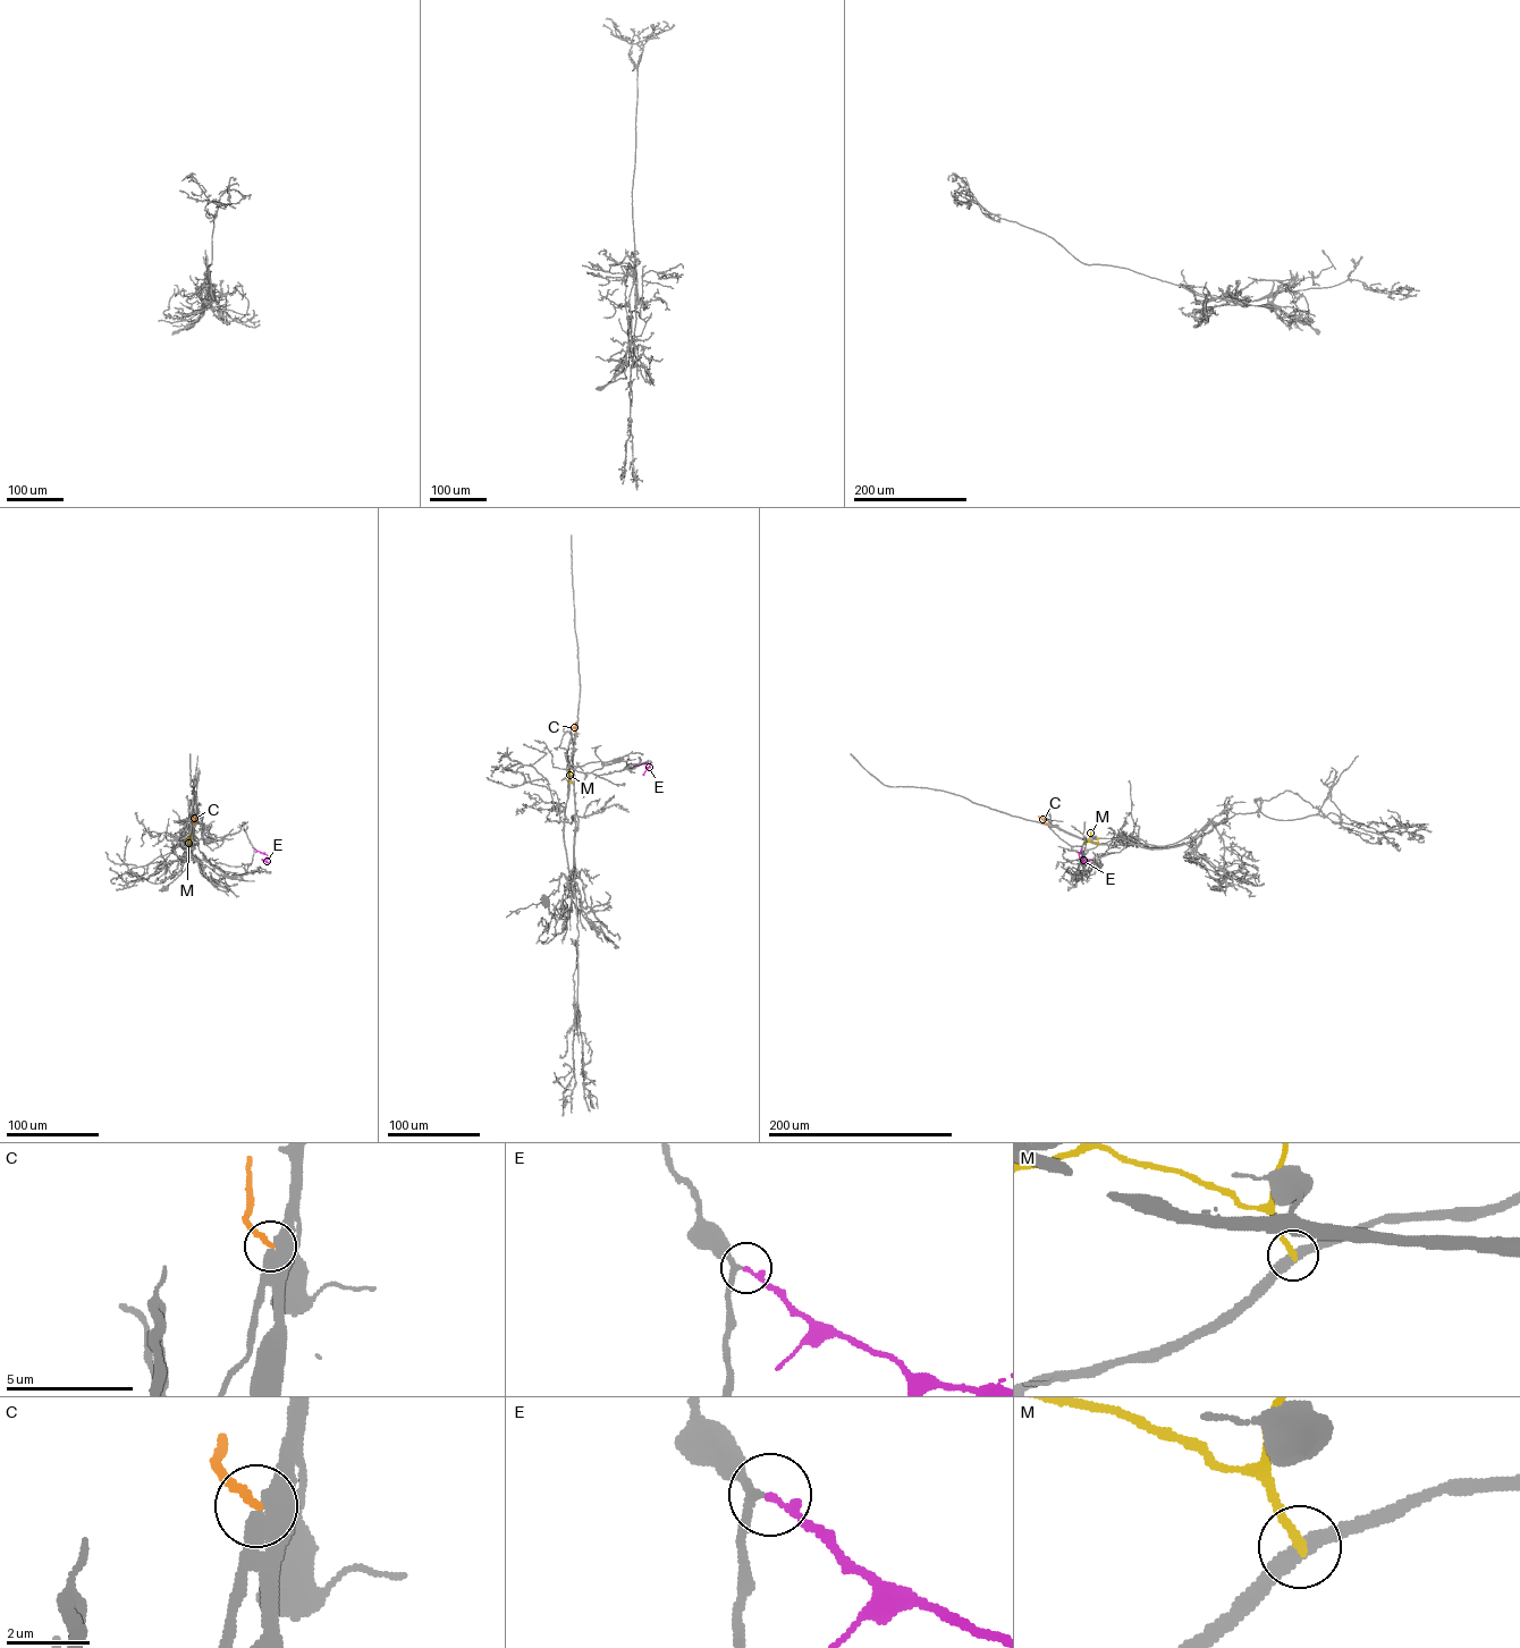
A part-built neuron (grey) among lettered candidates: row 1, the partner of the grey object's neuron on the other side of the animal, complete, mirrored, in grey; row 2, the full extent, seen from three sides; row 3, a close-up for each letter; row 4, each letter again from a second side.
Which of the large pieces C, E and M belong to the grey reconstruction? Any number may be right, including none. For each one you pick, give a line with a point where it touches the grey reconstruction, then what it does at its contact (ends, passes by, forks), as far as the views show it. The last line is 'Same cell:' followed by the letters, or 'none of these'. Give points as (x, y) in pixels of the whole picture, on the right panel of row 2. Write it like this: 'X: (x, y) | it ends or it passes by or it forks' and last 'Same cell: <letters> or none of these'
E: (1081, 848) | it ends
Same cell: E

